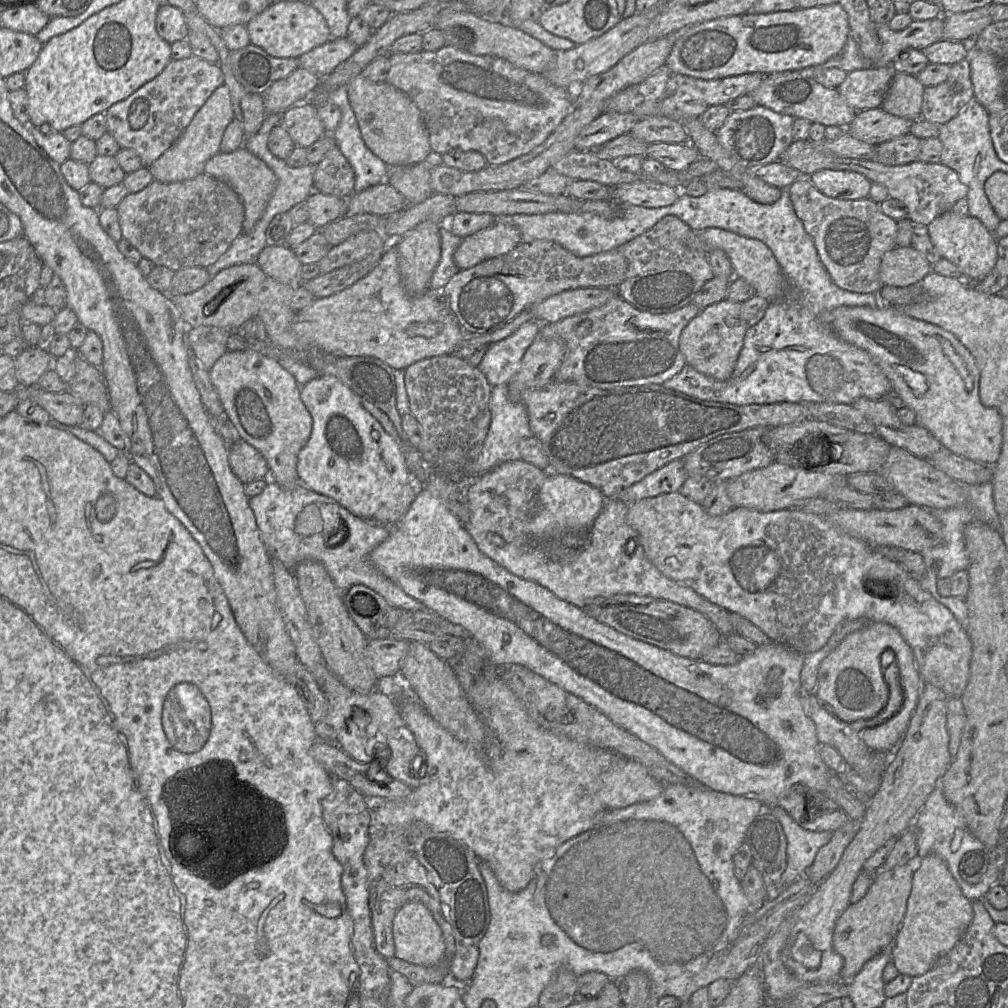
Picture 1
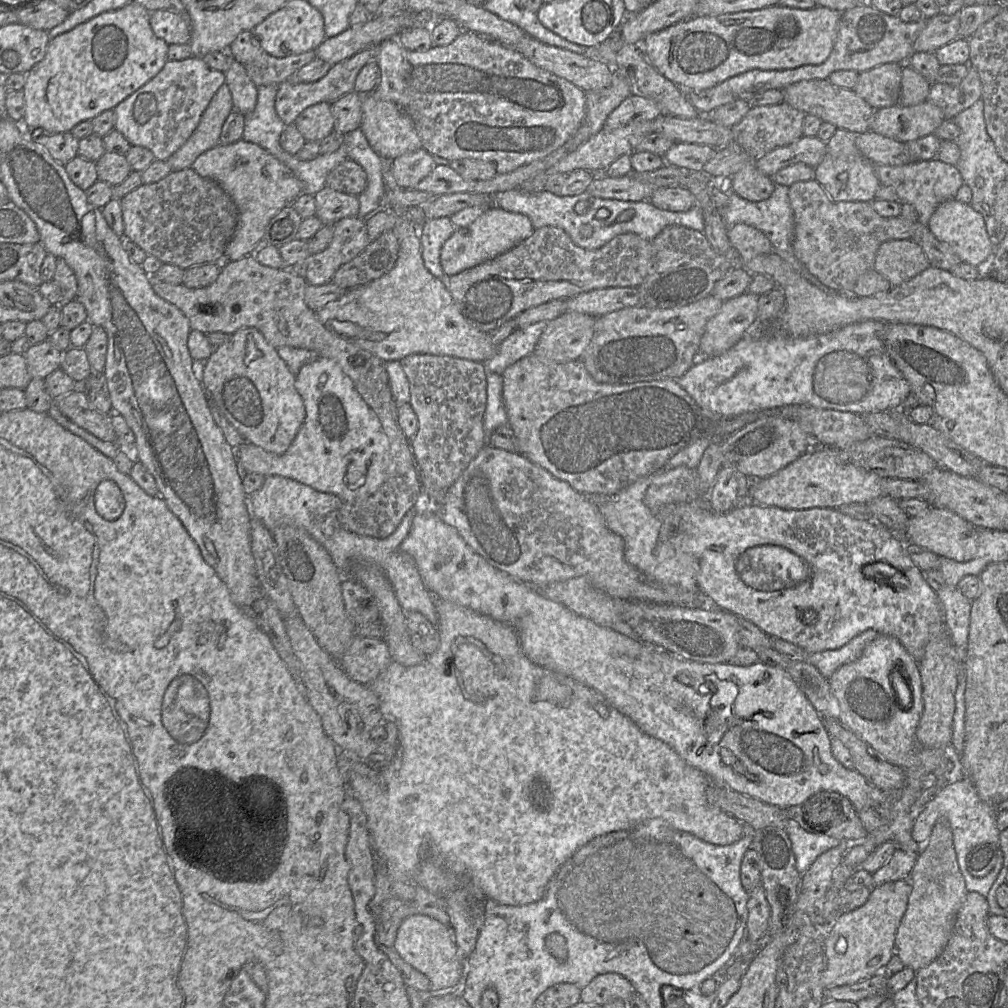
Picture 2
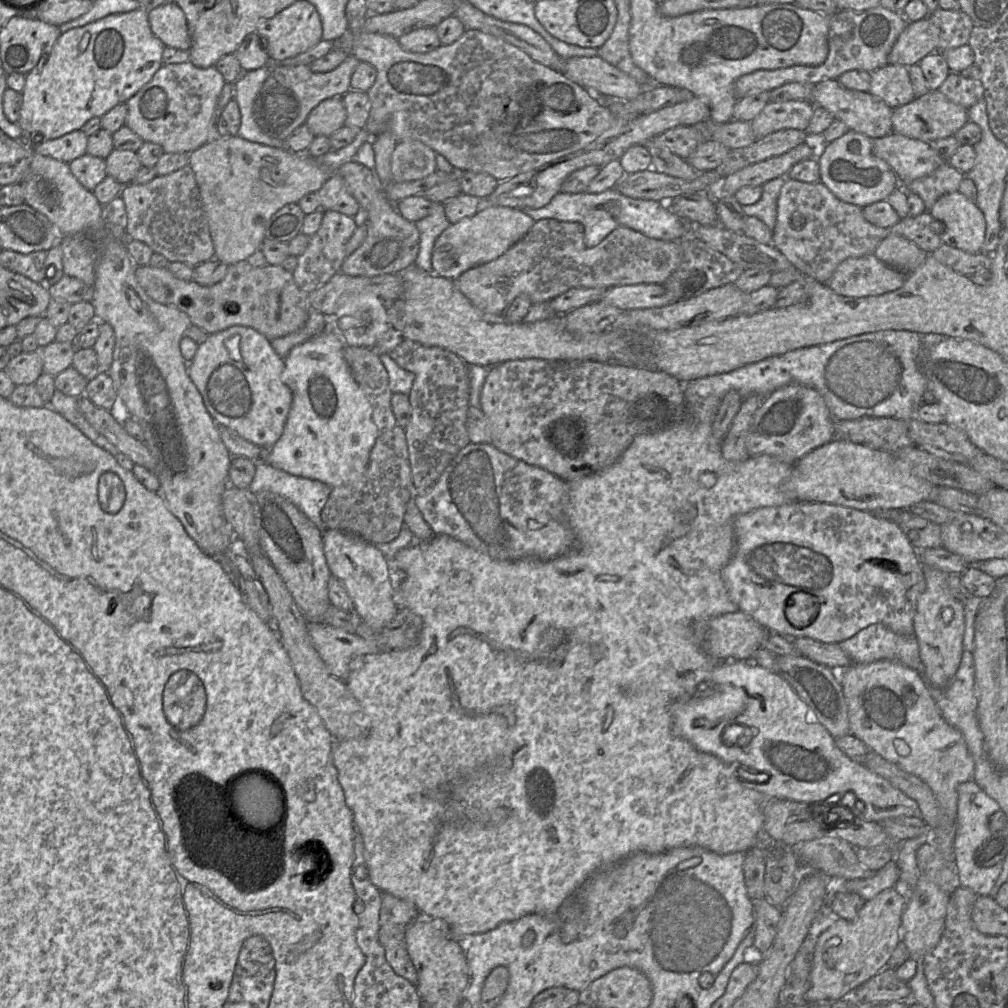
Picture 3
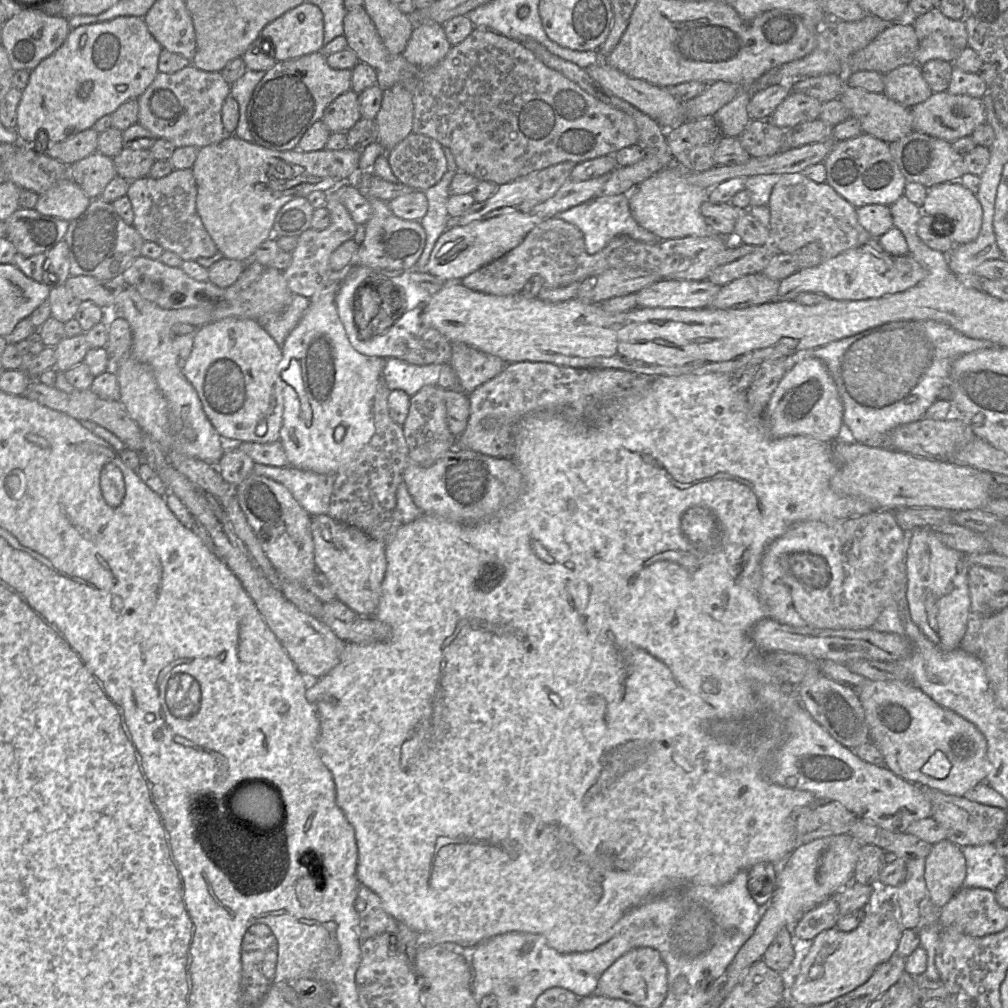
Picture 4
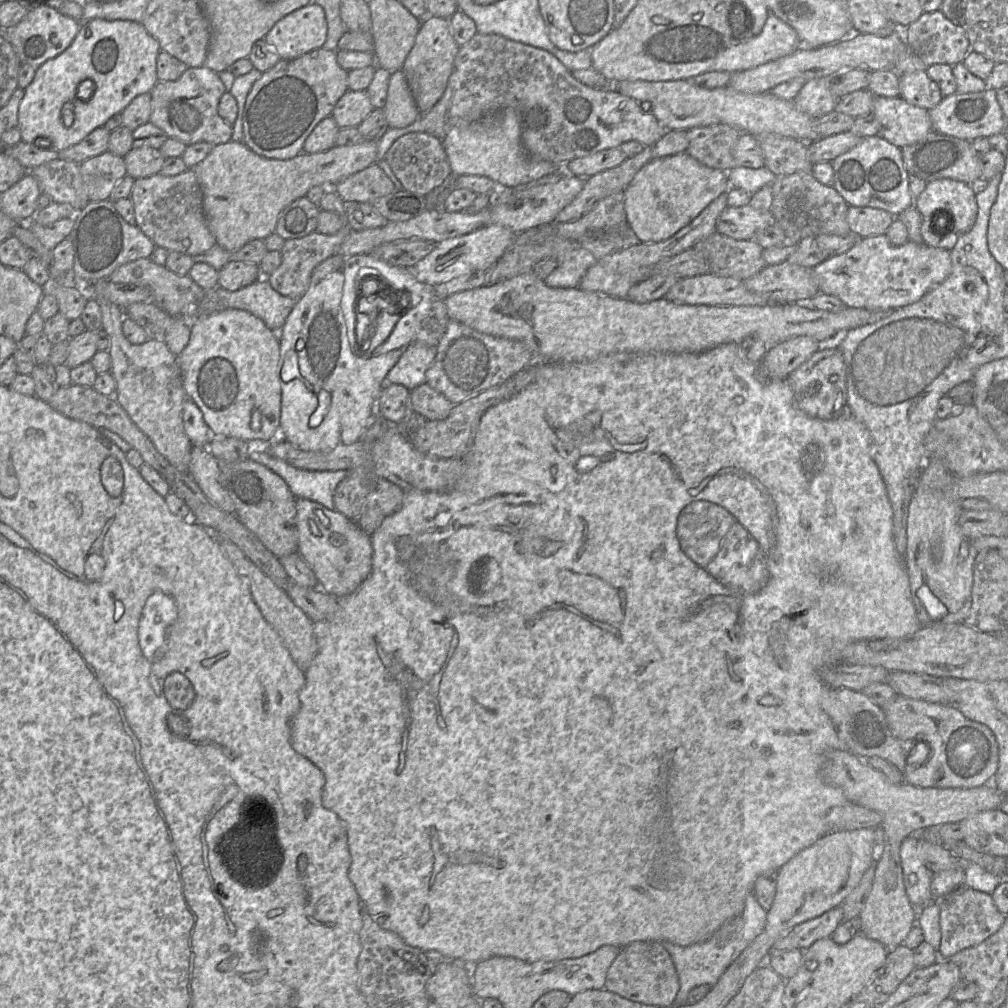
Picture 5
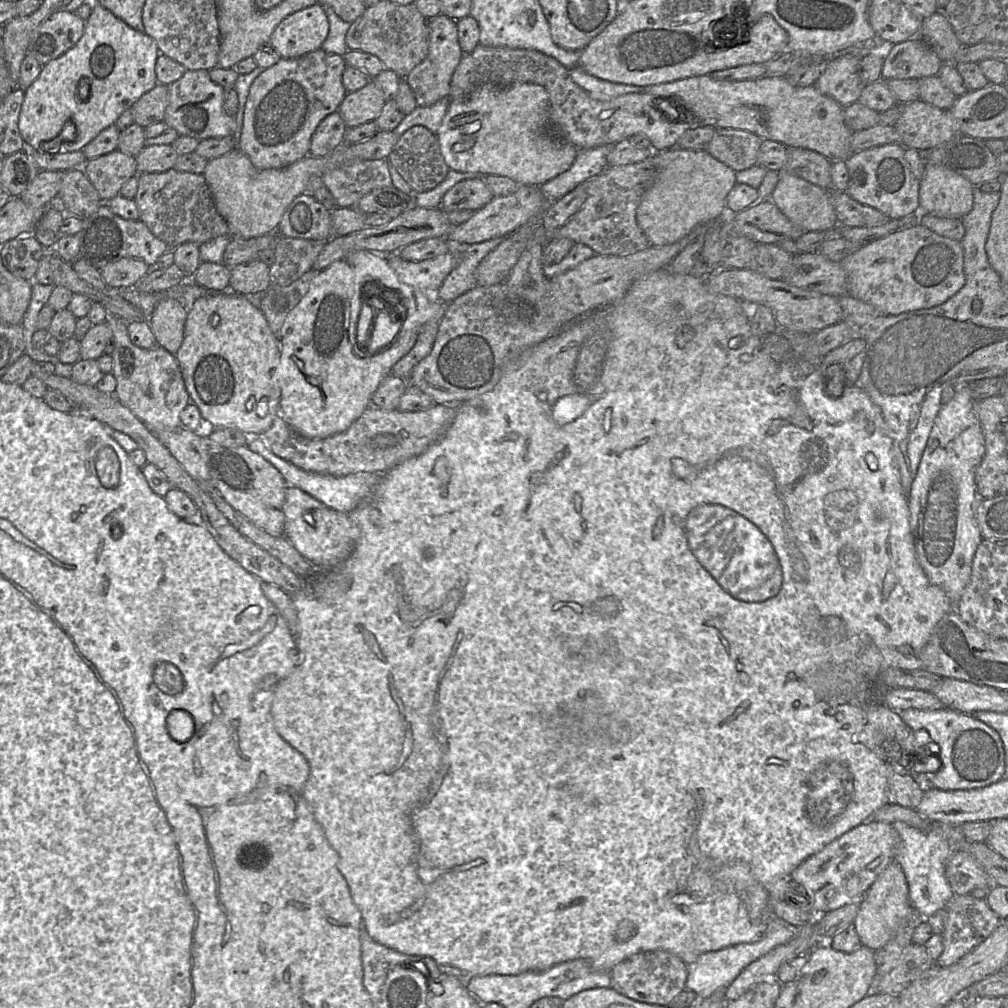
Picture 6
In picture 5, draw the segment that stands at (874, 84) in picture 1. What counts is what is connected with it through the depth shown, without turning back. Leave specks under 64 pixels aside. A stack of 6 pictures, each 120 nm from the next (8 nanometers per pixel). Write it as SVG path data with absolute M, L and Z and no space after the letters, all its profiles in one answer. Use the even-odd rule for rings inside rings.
M921 70L900 75L899 90L899 97L925 110L933 109L943 99L937 83Z

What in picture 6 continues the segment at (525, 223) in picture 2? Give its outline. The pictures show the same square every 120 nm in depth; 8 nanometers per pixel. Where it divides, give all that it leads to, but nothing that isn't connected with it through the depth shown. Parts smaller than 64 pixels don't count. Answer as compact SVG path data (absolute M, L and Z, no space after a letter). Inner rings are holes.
M451 251L423 261L404 260L397 253L381 255L386 255L388 264L401 282L427 295L437 292L456 264L456 257Z

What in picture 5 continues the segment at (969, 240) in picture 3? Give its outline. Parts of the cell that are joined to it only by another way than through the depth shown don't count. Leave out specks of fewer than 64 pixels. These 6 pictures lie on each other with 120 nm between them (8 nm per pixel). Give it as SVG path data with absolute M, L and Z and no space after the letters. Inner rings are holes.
M949 178L927 182L914 206L922 218L937 216L950 221L951 231L958 234L969 231L977 217L975 193L970 185Z

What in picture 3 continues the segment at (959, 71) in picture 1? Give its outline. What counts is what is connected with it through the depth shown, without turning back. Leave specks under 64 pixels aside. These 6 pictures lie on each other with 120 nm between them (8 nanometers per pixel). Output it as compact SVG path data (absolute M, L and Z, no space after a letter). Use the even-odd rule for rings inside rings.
M955 73L948 75L938 91L966 109L984 98L984 88L980 80L964 78Z

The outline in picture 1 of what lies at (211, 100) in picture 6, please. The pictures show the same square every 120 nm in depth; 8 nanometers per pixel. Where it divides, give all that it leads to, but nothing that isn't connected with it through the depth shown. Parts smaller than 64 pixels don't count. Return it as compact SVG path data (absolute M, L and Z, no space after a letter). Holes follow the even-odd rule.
M191 55L183 60L173 60L153 80L145 83L128 98L113 104L105 112L107 132L121 148L130 148L140 156L143 166L149 167L180 137L193 117L201 109L216 88L224 84L224 74L217 64Z

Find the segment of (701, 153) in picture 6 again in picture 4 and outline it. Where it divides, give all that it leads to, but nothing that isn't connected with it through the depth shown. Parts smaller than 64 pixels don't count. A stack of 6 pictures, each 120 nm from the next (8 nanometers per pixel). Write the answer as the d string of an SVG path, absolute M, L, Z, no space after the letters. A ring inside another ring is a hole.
M679 165L665 167L630 191L629 209L639 226L661 240L719 235L705 223L700 213L700 207L708 200L708 194L709 190L689 184L684 177L684 169Z

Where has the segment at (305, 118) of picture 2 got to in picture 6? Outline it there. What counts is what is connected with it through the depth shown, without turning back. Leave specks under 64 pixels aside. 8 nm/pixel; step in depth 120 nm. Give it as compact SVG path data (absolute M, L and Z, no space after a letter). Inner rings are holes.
M372 80L363 88L347 93L338 112L350 129L376 120L385 103L384 93Z

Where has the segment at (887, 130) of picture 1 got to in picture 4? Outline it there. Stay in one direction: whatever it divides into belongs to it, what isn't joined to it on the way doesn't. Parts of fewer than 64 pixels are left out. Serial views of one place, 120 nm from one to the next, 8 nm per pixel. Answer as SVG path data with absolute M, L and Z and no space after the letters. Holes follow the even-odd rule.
M947 91L933 93L927 100L910 108L913 131L953 142L958 138L970 136L981 124L986 123L985 109L980 98L968 95L952 95Z

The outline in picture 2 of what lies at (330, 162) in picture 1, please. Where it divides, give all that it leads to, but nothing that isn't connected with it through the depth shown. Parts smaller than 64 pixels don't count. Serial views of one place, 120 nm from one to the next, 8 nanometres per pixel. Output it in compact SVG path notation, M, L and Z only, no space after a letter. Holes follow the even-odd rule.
M346 159L328 174L326 186L345 194L358 196L367 186L367 174L359 164Z

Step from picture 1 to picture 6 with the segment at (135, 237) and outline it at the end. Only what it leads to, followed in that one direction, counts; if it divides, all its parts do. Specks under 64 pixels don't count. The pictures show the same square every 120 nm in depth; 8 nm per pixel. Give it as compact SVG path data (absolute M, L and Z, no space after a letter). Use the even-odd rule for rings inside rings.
M174 168L160 173L138 173L135 197L139 220L170 249L194 242L203 244L219 236L229 235L225 219L218 213L210 187L203 174L181 172Z

